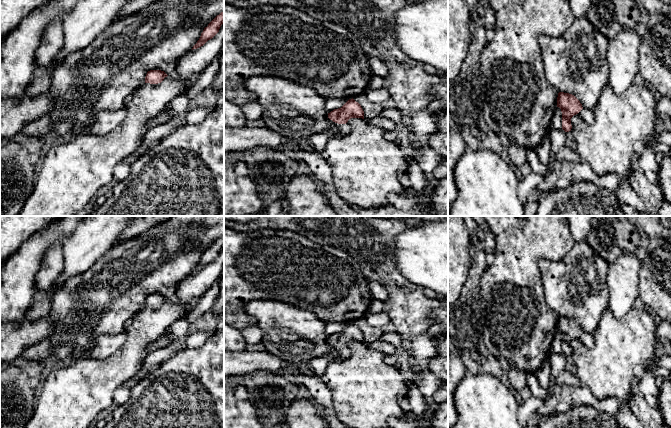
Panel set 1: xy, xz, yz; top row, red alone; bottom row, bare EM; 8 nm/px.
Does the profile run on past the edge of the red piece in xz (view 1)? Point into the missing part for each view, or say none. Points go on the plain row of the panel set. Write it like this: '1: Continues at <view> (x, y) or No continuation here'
1: Continues at xz (319, 365)

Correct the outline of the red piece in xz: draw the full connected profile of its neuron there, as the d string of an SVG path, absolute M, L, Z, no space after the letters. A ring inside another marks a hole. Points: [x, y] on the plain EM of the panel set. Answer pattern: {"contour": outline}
{"contour": "M352 322L341 332L334 333L328 337L328 342L339 348L337 353L328 353L323 356L318 356L313 358L309 363L310 369L320 378L327 371L330 363L347 360L351 355L350 351L346 348L348 344L351 342L364 343L364 335L361 329Z"}

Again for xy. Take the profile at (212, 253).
{"contour": "M224 235L217 239L207 251L204 252L203 256L197 267L193 270L193 273L197 273L203 270L208 264L212 263L218 256L221 249L224 247Z"}

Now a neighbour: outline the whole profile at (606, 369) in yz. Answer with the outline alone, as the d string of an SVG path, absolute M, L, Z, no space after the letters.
M606 308L592 333L594 338L592 348L587 348L579 337L571 342L571 356L576 376L596 398L616 398L627 402L632 394L631 381L634 368L638 365L647 368L655 359L656 329L653 316L645 309L631 308L625 318L617 320L611 310Z

